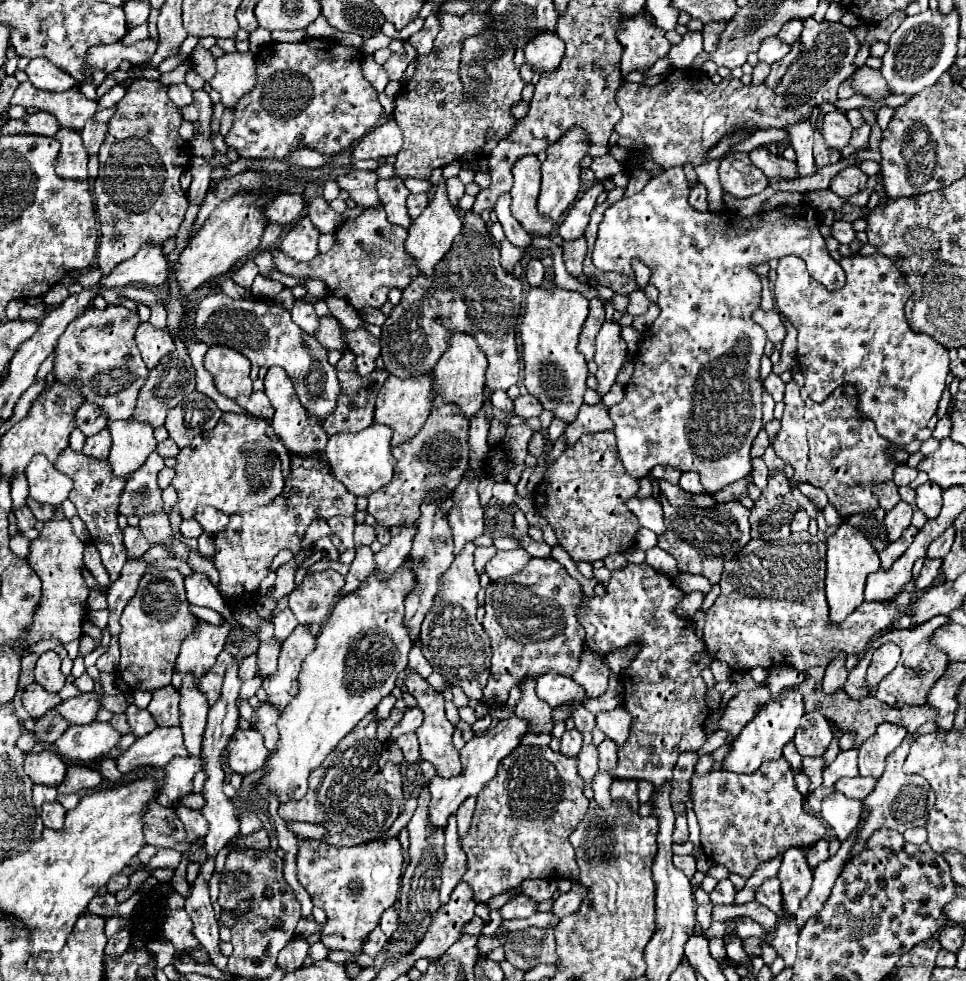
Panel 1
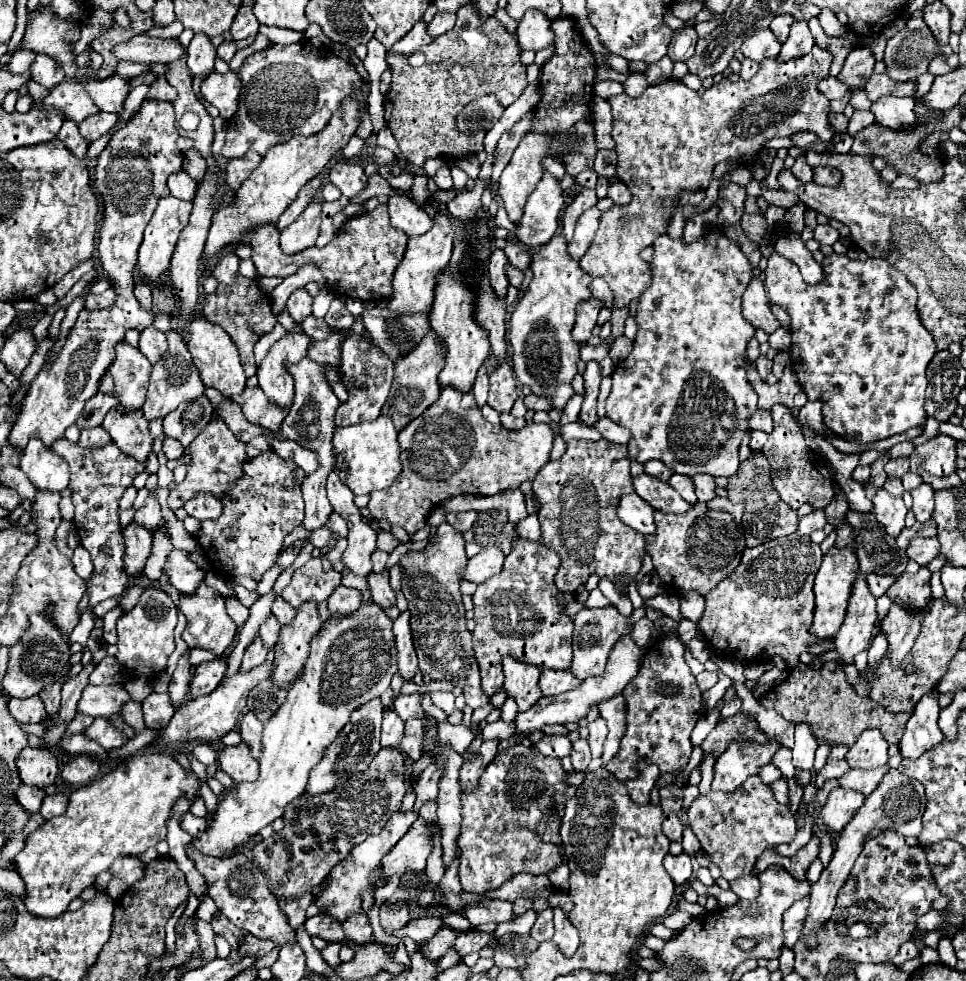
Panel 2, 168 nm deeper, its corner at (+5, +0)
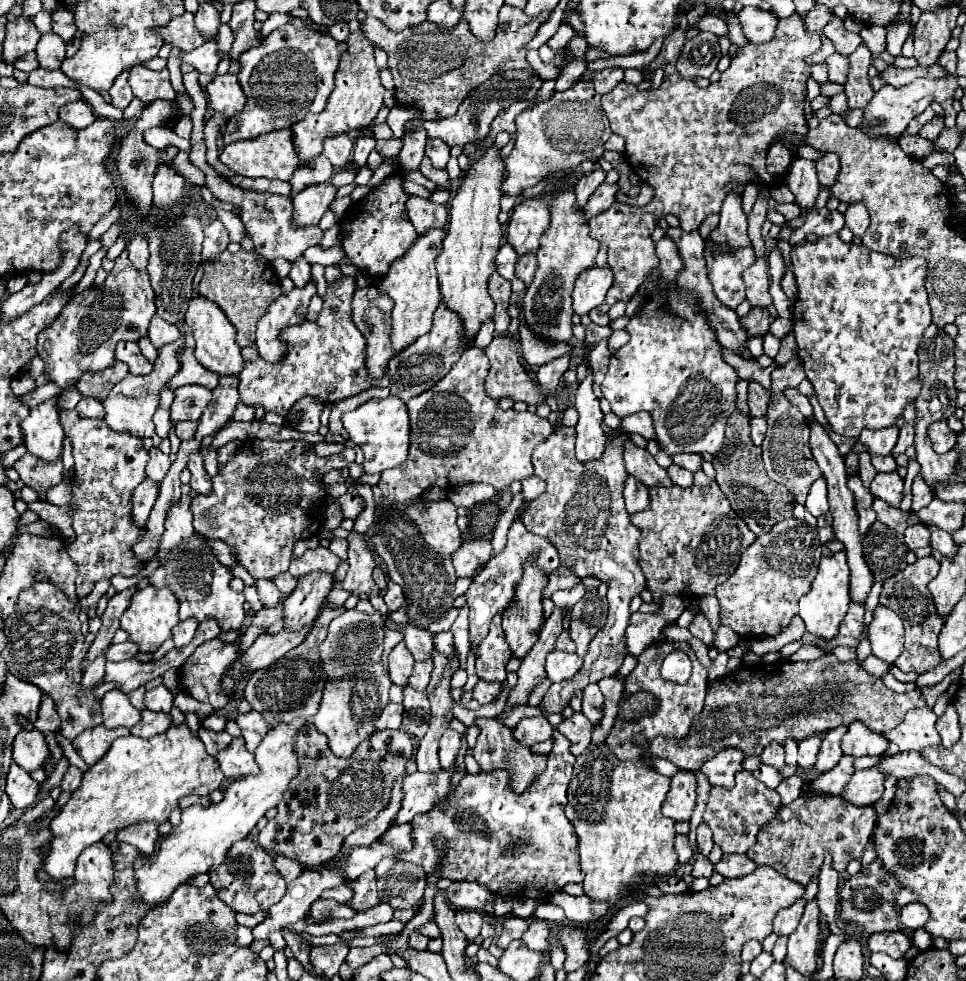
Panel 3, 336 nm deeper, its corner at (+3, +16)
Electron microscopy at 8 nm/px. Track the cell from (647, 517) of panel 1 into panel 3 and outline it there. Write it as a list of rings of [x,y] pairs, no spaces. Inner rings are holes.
[[[629,476],[625,482],[623,498],[625,498],[625,506],[629,514],[637,514],[649,508],[649,488],[641,484],[639,480],[635,480],[633,476]]]

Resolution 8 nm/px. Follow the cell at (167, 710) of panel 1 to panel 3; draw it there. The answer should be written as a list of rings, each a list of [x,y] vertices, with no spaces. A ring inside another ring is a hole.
[[[163,684],[145,692],[145,708],[153,712],[169,712],[173,708],[173,694]]]

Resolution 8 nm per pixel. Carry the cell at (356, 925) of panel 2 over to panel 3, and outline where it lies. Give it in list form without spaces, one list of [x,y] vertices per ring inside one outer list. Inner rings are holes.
[[[341,884],[341,886],[335,886],[335,888],[325,890],[325,892],[321,894],[321,898],[333,898],[333,900],[337,900],[337,902],[347,904],[347,902],[353,898],[353,890],[351,890],[349,886]]]

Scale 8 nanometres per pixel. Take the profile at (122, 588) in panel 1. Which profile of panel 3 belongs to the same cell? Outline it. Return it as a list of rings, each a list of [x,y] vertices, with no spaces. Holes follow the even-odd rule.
[[[143,480],[135,492],[133,492],[133,508],[131,508],[131,520],[137,528],[145,526],[145,520],[149,518],[149,512],[157,500],[159,494],[159,486],[155,486],[151,480]]]

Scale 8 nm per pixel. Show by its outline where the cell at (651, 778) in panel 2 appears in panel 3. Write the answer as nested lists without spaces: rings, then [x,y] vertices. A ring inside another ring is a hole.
[[[827,654],[813,662],[775,662],[775,664],[755,664],[743,666],[741,670],[725,676],[707,692],[705,708],[699,716],[695,716],[691,724],[691,732],[687,740],[665,740],[655,738],[649,746],[649,754],[655,758],[667,758],[681,770],[699,770],[705,760],[711,760],[721,748],[735,746],[741,748],[747,756],[759,756],[769,742],[785,742],[789,736],[795,740],[803,740],[813,736],[813,732],[827,732],[837,726],[849,726],[857,718],[863,720],[873,732],[887,732],[899,726],[905,718],[905,712],[917,706],[925,706],[925,698],[919,690],[897,694],[889,690],[877,676],[867,674],[855,662],[841,662],[835,654]]]

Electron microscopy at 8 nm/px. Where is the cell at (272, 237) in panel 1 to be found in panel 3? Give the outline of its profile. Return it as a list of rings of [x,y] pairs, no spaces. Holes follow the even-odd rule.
[[[317,156],[317,158],[311,160],[309,164],[303,164],[303,166],[299,166],[299,168],[293,172],[293,176],[291,176],[291,180],[289,180],[289,184],[291,184],[291,188],[293,188],[291,194],[289,194],[289,198],[293,198],[297,192],[305,190],[309,184],[327,182],[331,176],[333,176],[333,166],[329,164],[329,160],[327,160],[325,156]]]

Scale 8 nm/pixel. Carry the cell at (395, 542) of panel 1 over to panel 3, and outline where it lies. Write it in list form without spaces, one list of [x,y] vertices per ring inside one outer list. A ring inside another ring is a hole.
[[[387,582],[387,592],[385,592],[385,602],[387,602],[387,608],[393,612],[393,610],[397,610],[397,608],[401,608],[401,606],[405,606],[405,596],[403,596],[403,590],[401,590],[401,586],[399,584],[395,584],[395,582]]]

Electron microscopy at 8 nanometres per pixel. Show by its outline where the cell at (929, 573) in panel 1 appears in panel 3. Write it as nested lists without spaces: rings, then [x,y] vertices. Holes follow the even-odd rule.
[[[927,556],[927,558],[917,558],[917,562],[909,564],[905,570],[897,572],[897,576],[891,576],[889,580],[883,582],[879,604],[895,610],[905,624],[905,650],[895,660],[895,664],[903,672],[911,672],[911,670],[927,672],[941,662],[939,648],[937,648],[937,636],[943,628],[943,618],[937,616],[933,598],[927,588],[927,584],[937,576],[937,572],[939,572],[939,562],[933,556]]]

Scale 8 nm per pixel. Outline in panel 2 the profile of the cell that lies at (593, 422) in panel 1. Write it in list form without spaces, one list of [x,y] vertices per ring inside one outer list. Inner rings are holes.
[[[601,418],[595,428],[601,432],[603,438],[607,438],[609,442],[615,442],[615,444],[627,444],[631,440],[631,432],[627,432],[627,428],[619,426],[619,424],[611,424],[611,420],[607,418]]]

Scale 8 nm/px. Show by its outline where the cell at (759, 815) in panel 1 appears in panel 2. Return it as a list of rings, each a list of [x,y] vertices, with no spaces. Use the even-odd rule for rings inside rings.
[[[749,776],[735,792],[709,792],[699,796],[689,808],[691,830],[701,842],[701,848],[709,854],[711,862],[719,866],[721,876],[729,882],[745,874],[753,874],[755,860],[765,848],[791,842],[795,838],[795,818],[771,798],[771,788],[761,782],[759,776]]]

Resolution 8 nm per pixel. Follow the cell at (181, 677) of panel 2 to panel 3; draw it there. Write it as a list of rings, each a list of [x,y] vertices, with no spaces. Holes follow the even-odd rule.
[[[185,620],[185,622],[179,622],[175,628],[173,628],[173,642],[175,642],[175,648],[183,648],[191,642],[195,630],[197,630],[197,620]]]

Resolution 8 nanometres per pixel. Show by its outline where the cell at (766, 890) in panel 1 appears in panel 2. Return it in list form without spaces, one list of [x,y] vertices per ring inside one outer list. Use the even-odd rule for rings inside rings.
[[[741,876],[731,882],[731,890],[743,900],[753,900],[755,896],[759,896],[759,878],[757,876]]]

